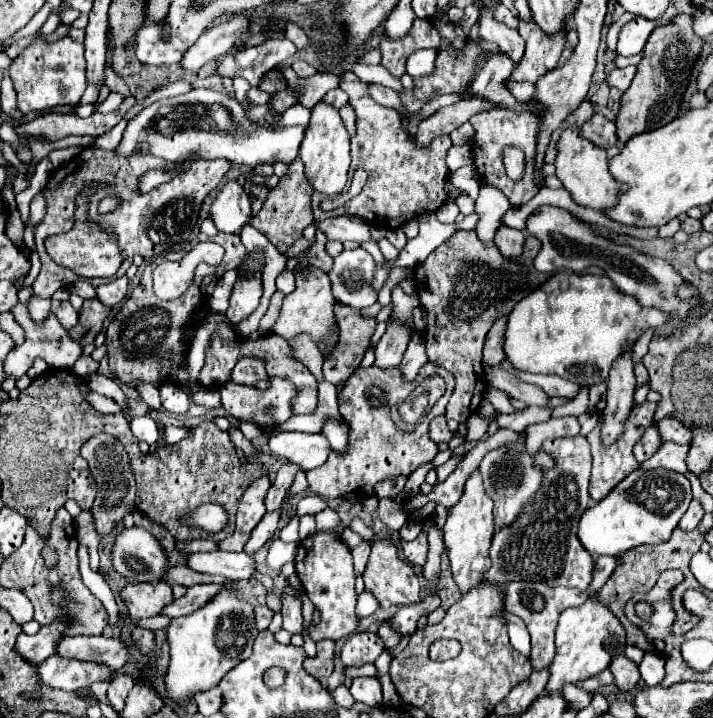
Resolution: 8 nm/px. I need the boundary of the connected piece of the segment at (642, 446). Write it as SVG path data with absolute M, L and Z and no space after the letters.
M650 425L650 429L646 429L644 435L642 435L642 439L634 445L634 457L638 459L638 463L642 463L642 461L646 461L648 457L652 457L658 447L660 447L658 427L656 427L656 425Z

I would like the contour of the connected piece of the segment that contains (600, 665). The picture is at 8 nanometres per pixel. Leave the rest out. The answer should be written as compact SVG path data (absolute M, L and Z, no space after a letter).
M594 595L590 599L574 609L566 609L556 627L556 657L550 663L550 679L546 683L546 693L560 691L566 683L578 683L584 679L590 679L604 671L612 657L624 653L626 647L626 633L624 627L618 623L618 619L610 613L608 607L598 603Z

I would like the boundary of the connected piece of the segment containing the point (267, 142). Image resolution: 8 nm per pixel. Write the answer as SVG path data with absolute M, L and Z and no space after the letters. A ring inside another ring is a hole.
M192 89L186 95L178 95L174 99L162 99L152 103L150 107L142 109L134 119L130 119L120 145L114 149L118 157L130 157L130 155L154 155L160 157L164 161L178 161L178 159L186 159L190 157L190 153L194 153L194 157L198 159L216 159L216 157L224 157L232 163L240 163L240 165L248 165L248 167L256 167L260 163L276 163L276 161L284 161L284 163L292 163L298 157L300 151L300 143L304 139L304 127L294 125L294 127L284 127L284 129L272 129L272 127L254 127L248 123L246 119L246 111L244 107L228 97L222 91L214 91L214 89ZM220 105L228 111L228 115L232 117L232 125L218 125L212 115L210 115L210 107Z

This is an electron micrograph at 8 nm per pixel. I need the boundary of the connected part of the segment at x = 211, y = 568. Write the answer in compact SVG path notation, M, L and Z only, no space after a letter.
M210 551L210 553L192 553L186 557L186 565L192 571L222 575L228 581L248 579L256 571L256 563L248 553L228 553L228 551Z

